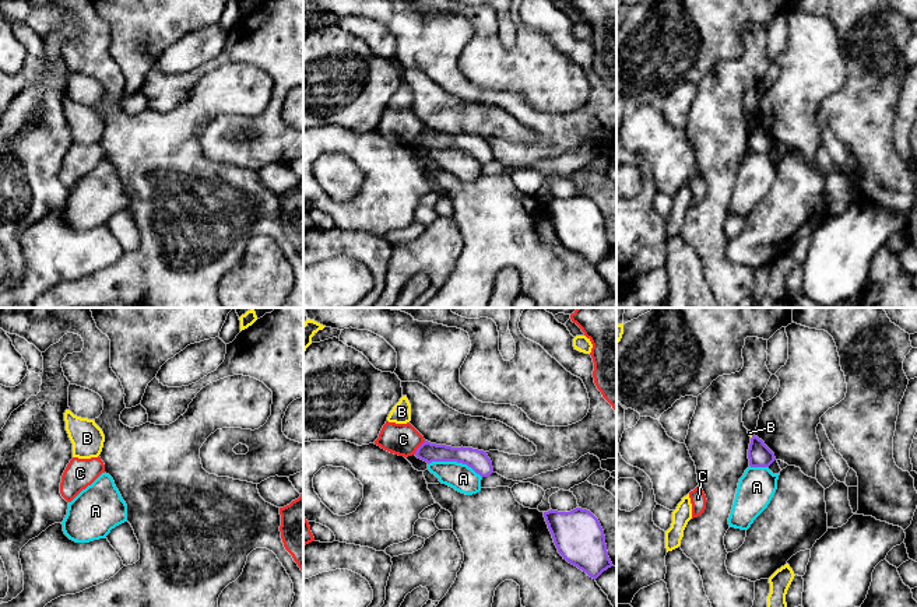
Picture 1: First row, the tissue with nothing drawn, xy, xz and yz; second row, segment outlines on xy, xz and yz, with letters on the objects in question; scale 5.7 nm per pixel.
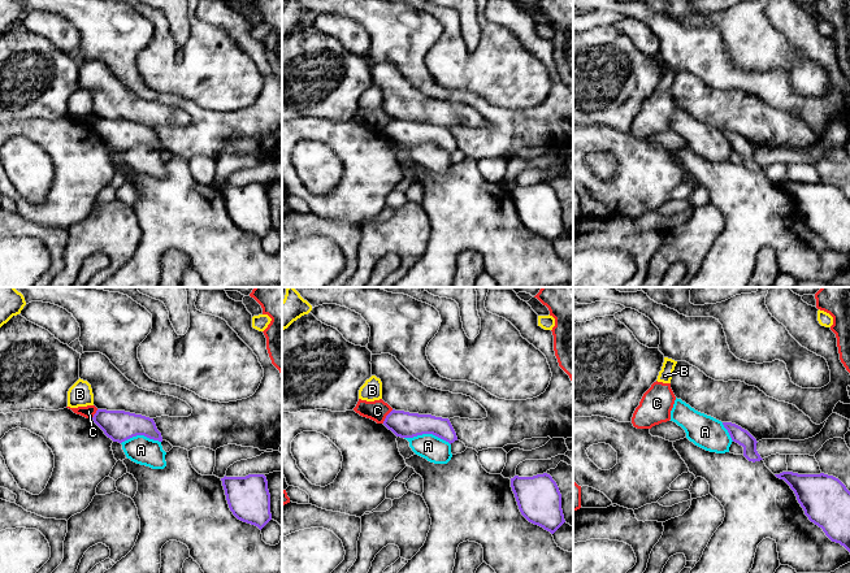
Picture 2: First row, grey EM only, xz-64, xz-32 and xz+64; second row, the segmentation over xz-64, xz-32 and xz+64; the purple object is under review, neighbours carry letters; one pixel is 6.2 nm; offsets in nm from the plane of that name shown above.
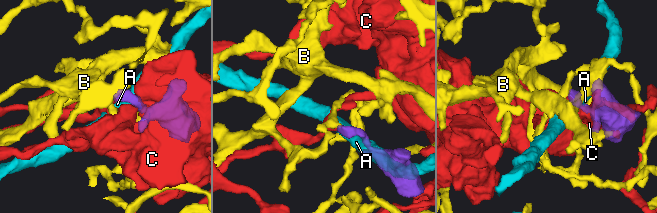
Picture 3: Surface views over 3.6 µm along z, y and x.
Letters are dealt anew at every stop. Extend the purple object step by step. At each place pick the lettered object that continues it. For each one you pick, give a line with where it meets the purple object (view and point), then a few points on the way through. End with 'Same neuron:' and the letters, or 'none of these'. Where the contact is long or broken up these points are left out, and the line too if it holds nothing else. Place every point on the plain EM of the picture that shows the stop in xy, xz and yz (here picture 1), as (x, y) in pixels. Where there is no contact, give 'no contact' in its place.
Same neuron: none of these

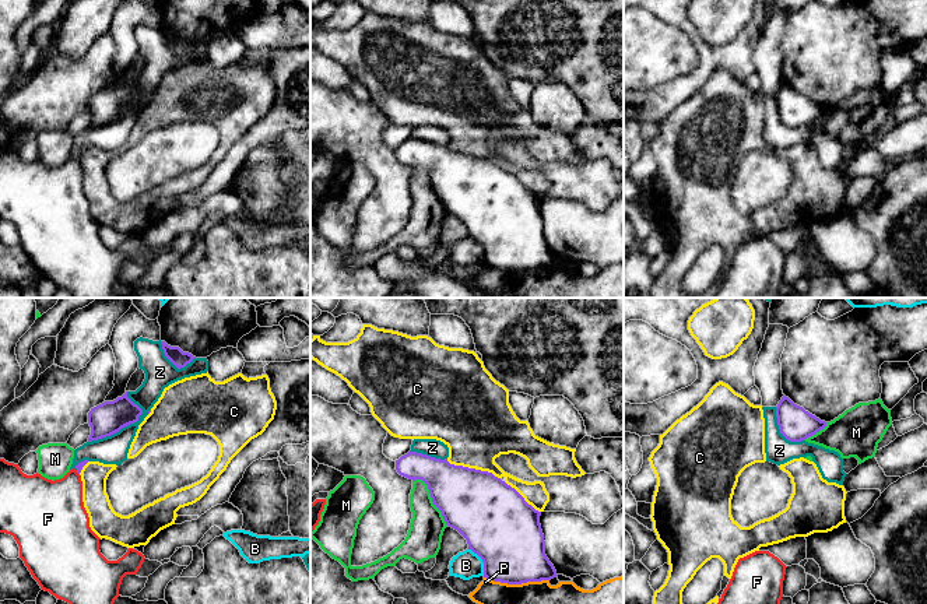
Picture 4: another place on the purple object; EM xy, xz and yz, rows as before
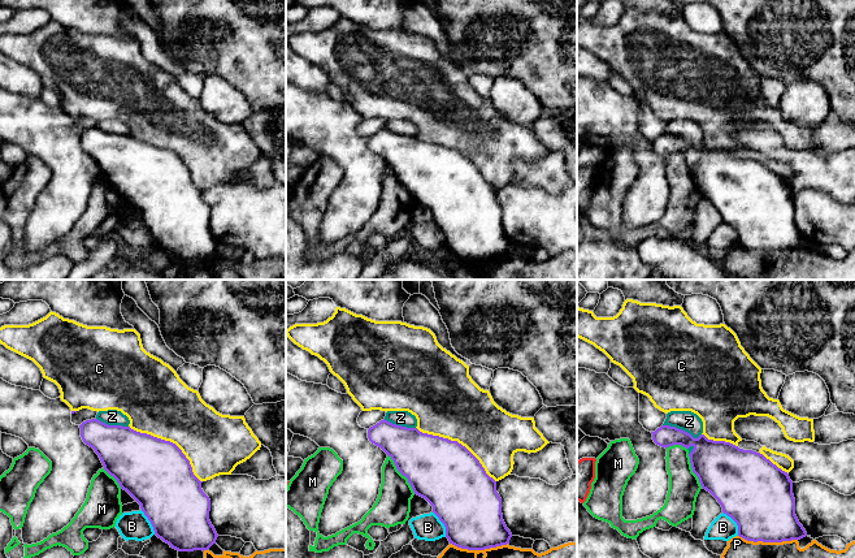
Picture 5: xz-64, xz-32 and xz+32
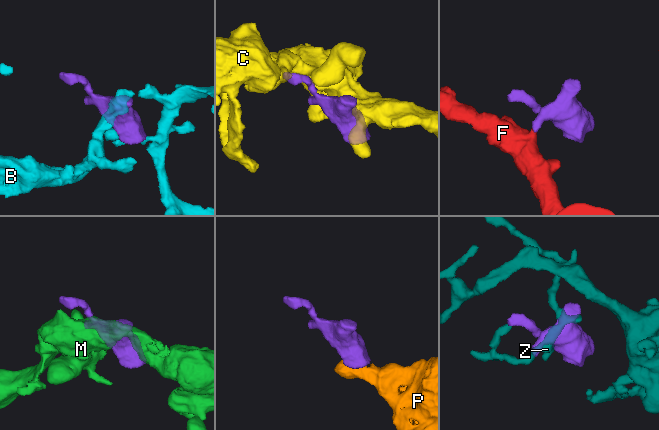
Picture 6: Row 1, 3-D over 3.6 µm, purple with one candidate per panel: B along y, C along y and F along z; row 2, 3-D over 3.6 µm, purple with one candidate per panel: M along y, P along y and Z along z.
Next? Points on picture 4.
F: xy (77, 158) | across xy (81, 151), (77, 158), (67, 179), (55, 195)
Same neuron: F

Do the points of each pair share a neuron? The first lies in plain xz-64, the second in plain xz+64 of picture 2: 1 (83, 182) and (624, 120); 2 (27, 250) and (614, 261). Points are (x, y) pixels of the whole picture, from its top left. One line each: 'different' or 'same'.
1: different
2: same

